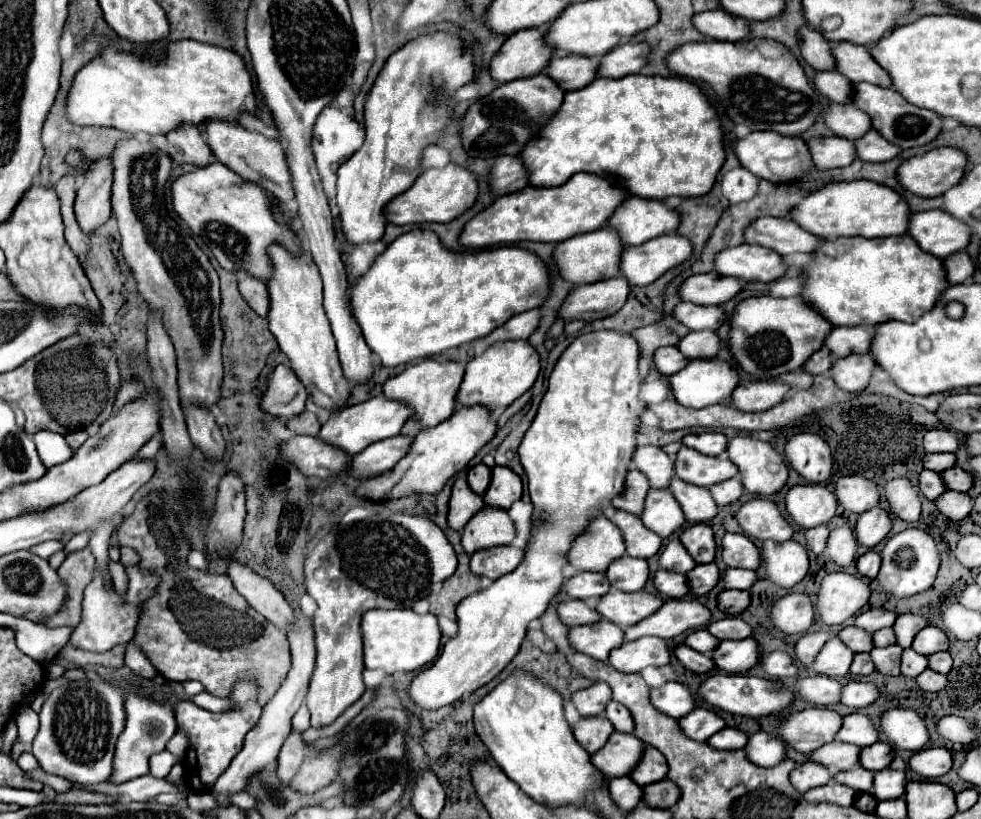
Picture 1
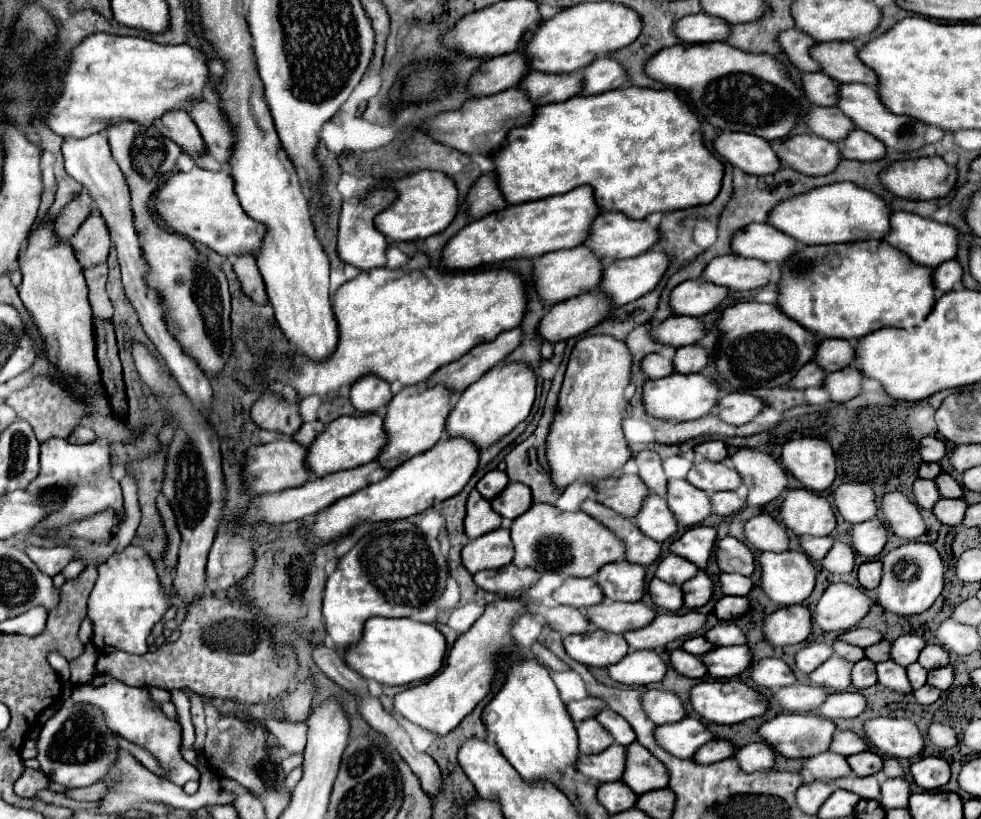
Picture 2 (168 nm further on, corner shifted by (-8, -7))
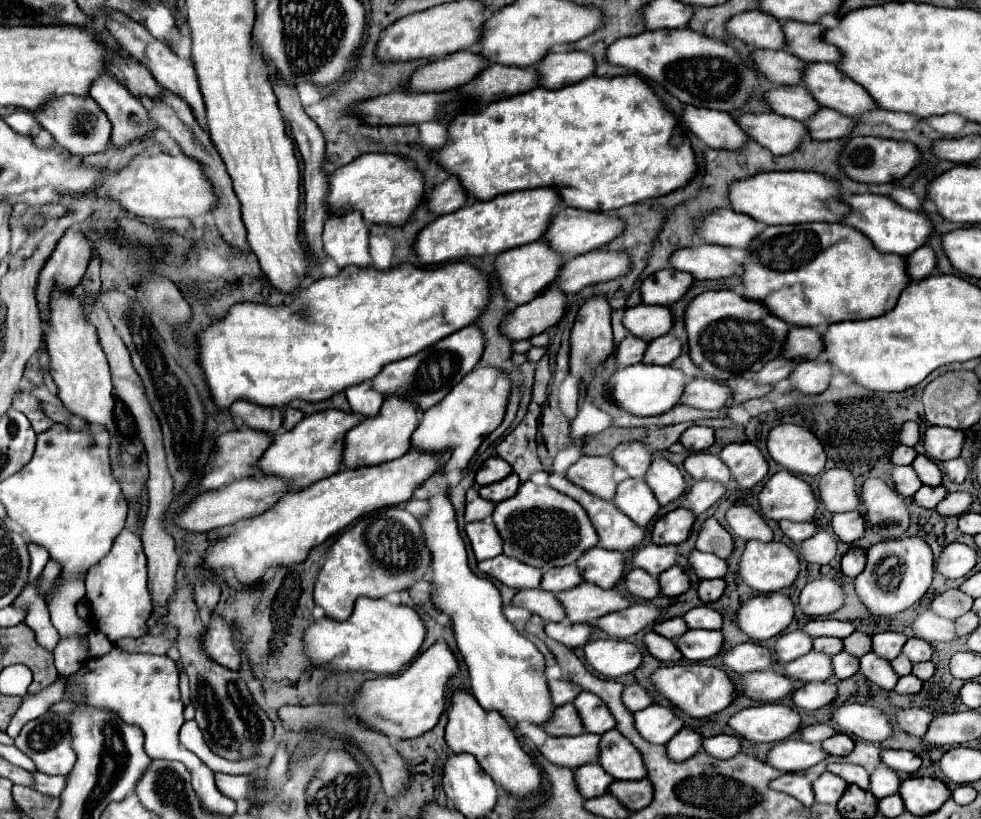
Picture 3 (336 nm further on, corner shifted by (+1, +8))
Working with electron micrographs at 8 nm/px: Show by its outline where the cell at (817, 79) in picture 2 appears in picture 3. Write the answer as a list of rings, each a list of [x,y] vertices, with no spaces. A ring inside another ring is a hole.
[[[763,51],[753,53],[753,61],[759,71],[773,83],[779,85],[801,85],[805,61],[797,59],[789,51]]]

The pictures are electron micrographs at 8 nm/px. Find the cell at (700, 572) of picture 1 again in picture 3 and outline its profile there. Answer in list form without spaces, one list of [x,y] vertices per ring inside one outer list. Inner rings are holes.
[[[673,565],[665,573],[661,573],[659,585],[661,585],[663,595],[677,597],[677,595],[683,595],[691,587],[691,581],[689,581],[689,575],[687,575],[687,571],[683,567]]]

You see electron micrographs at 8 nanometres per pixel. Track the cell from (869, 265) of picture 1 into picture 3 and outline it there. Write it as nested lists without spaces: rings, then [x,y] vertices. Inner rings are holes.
[[[843,223],[767,227],[753,241],[751,257],[743,267],[745,297],[765,303],[791,327],[819,327],[885,315],[909,285],[905,257],[877,251],[869,237]]]

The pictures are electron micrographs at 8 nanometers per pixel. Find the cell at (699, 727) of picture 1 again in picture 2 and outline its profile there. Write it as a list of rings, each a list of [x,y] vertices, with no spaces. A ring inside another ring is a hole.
[[[682,718],[674,724],[664,724],[654,728],[654,738],[660,748],[670,752],[676,758],[692,758],[694,752],[712,740],[712,734],[698,718]]]

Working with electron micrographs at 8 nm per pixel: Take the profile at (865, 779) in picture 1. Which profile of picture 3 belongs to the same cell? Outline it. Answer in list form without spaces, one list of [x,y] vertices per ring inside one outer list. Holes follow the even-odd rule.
[[[829,763],[827,771],[839,775],[847,783],[859,785],[861,789],[869,787],[869,773],[861,765],[853,765],[853,763]]]

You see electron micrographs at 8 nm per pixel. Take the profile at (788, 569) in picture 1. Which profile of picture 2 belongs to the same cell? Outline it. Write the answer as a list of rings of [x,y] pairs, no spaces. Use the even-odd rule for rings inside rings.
[[[762,552],[758,564],[762,572],[762,590],[772,602],[792,606],[812,594],[816,570],[804,552]]]

